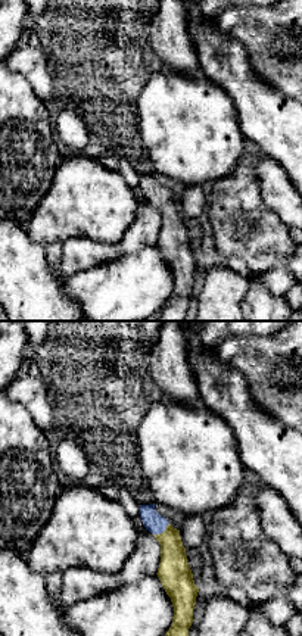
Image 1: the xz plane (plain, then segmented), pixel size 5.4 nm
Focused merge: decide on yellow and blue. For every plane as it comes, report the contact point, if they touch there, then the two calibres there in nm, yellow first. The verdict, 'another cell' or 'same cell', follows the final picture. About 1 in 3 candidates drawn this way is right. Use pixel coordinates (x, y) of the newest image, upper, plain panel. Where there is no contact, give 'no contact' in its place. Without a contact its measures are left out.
meets yellow at (164, 202); 180 nm thick on the yellow side, 110 nm on the other

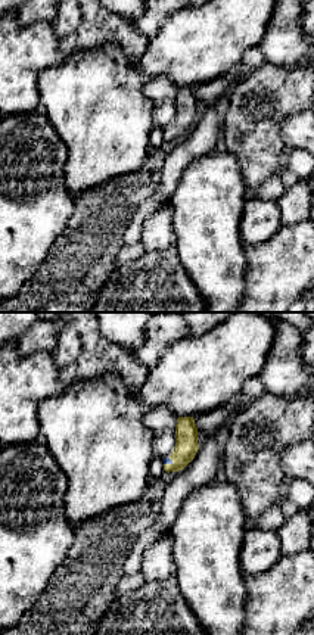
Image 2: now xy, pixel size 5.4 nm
meets yellow at (168, 134); 130 nm thick on the yellow side, 40 nm on the other

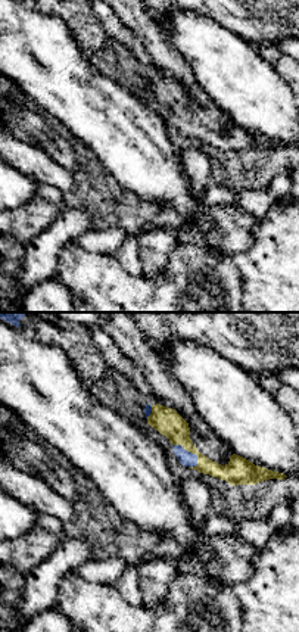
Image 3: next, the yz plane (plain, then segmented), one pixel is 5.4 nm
meets yellow at (190, 121); 150 nm thick on the yellow side, 80 nm on the other

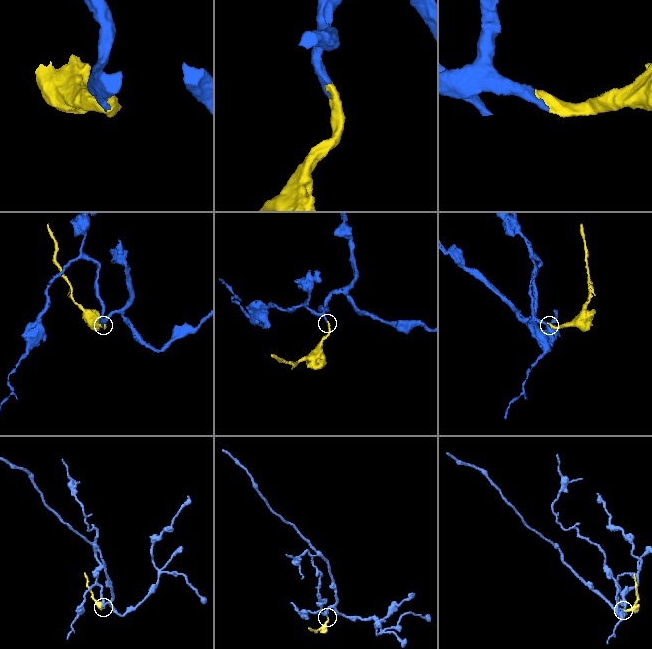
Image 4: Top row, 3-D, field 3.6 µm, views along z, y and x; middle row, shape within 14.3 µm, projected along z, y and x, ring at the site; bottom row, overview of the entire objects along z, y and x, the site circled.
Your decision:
same cell

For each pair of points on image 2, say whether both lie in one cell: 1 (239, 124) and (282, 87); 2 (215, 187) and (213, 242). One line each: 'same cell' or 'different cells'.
1: same cell
2: same cell

